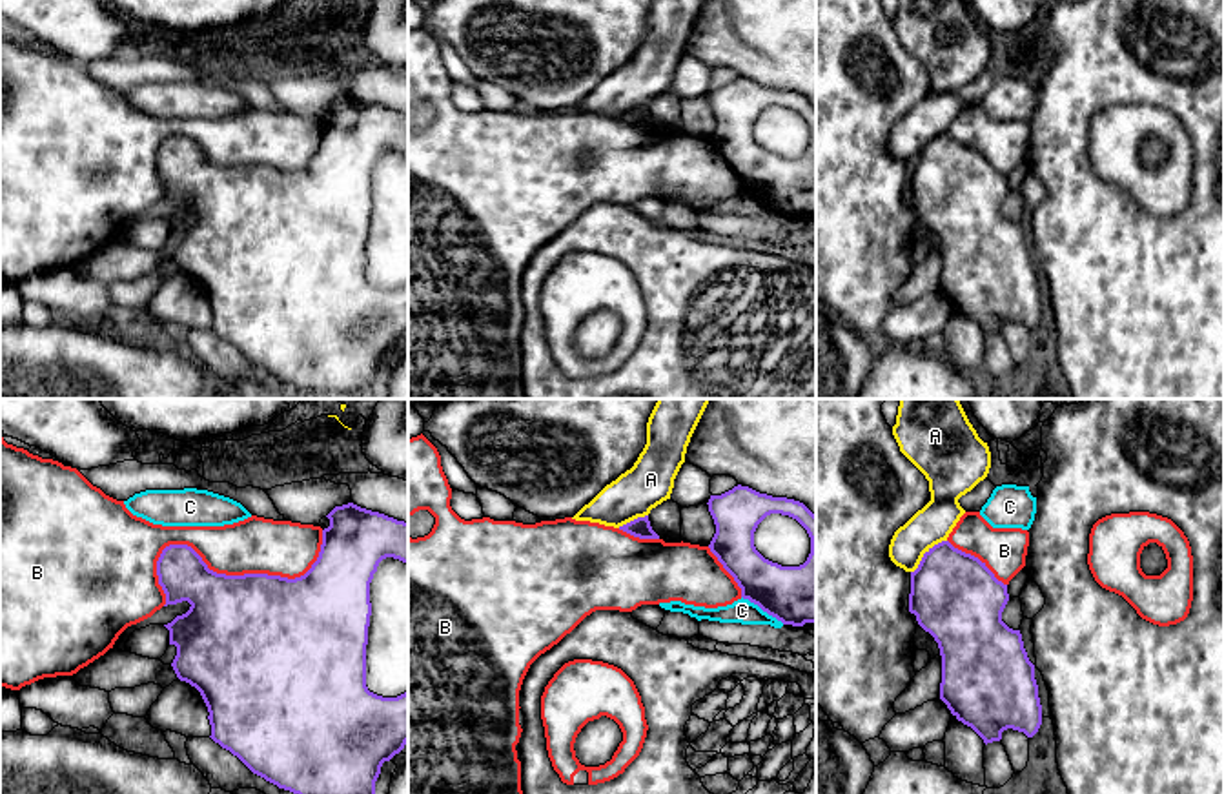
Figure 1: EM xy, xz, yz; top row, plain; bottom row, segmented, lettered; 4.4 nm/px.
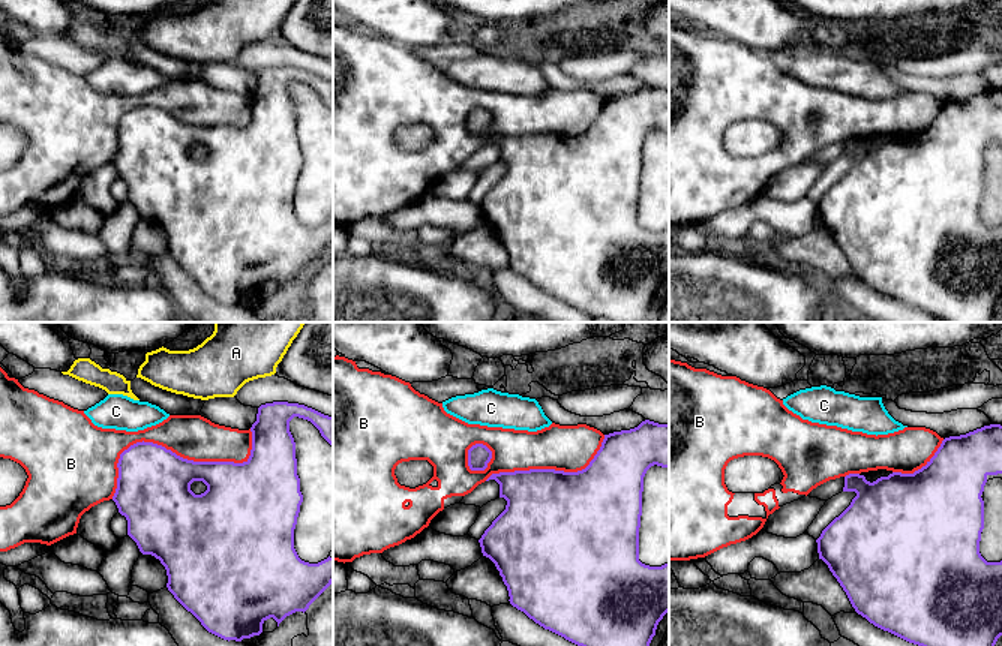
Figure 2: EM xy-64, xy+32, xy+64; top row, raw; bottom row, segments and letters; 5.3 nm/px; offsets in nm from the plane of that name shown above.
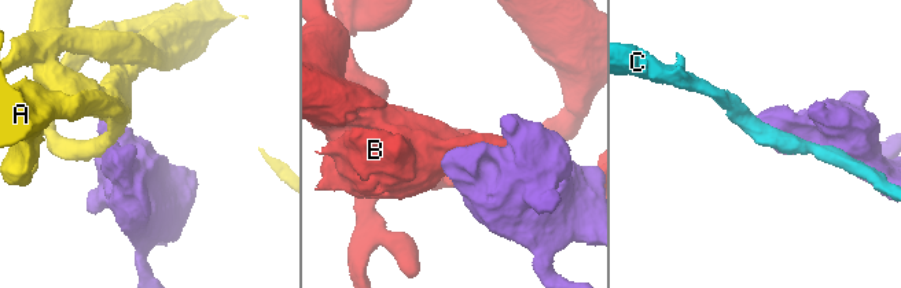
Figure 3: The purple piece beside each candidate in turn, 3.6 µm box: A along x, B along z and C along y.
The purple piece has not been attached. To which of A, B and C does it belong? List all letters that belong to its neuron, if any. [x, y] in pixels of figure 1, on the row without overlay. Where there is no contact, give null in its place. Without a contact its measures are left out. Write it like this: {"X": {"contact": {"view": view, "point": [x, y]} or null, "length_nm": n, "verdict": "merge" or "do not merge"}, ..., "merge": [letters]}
{"A": {"contact": {"view": "yz", "point": [926, 144]}, "length_nm": 220, "verdict": "do not merge"}, "B": {"contact": {"view": "xy", "point": [224, 166]}, "length_nm": 800, "verdict": "merge"}, "C": {"contact": {"view": "xz", "point": [764, 203]}, "length_nm": 220, "verdict": "do not merge"}, "merge": ["B"]}

